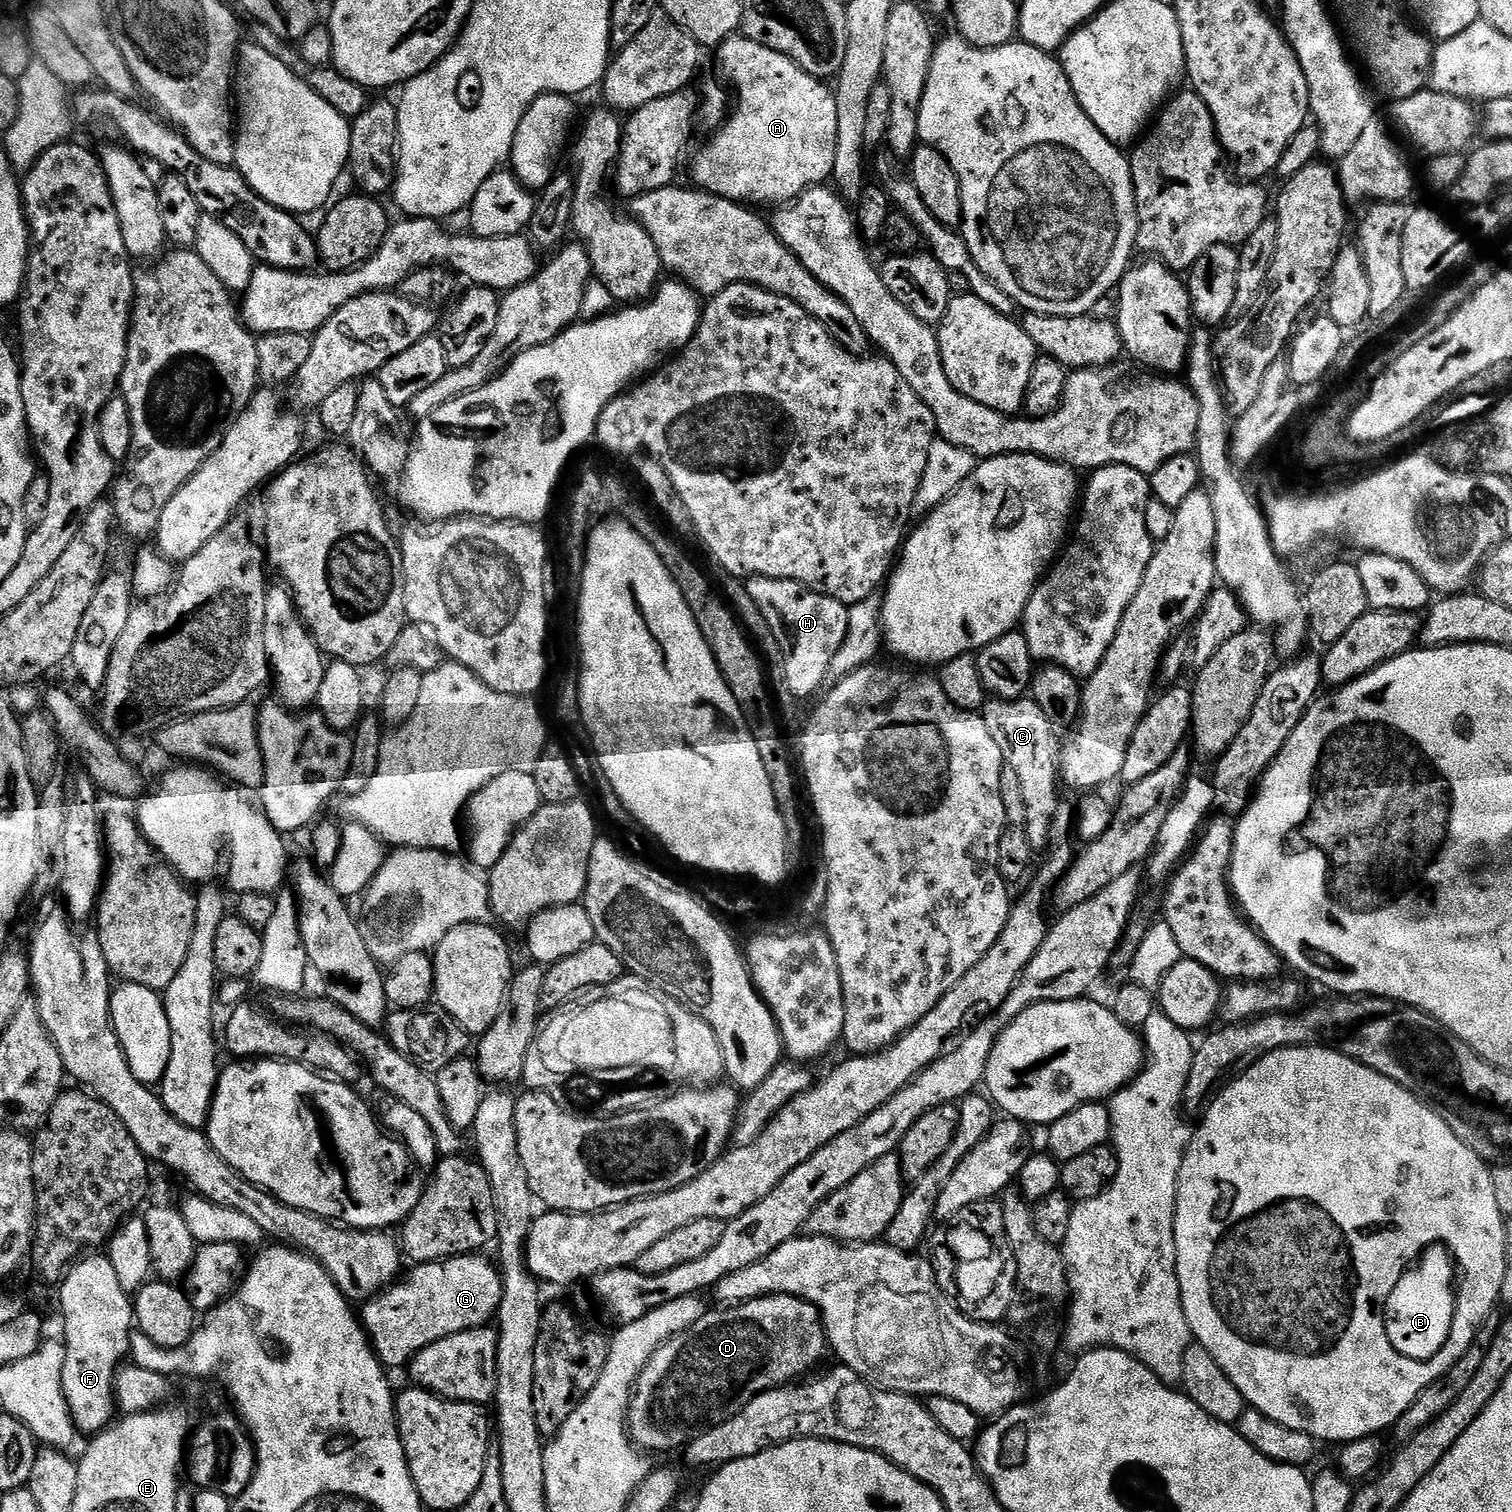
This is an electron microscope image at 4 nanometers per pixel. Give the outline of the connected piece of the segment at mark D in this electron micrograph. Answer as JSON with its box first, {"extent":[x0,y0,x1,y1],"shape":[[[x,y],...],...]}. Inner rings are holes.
{"extent":[628,1296,826,1453],"shape":[[[763,1296],[761,1300],[751,1300],[745,1304],[728,1306],[723,1310],[716,1311],[720,1312],[712,1312],[712,1310],[705,1311],[702,1319],[694,1322],[694,1326],[690,1326],[685,1332],[679,1332],[676,1336],[669,1338],[667,1342],[652,1355],[650,1362],[646,1362],[642,1374],[636,1379],[636,1387],[632,1390],[632,1400],[628,1404],[628,1434],[632,1443],[645,1453],[672,1452],[675,1448],[677,1448],[677,1450],[687,1448],[688,1443],[694,1438],[698,1438],[706,1430],[710,1430],[716,1424],[726,1422],[731,1416],[738,1414],[738,1410],[742,1410],[742,1406],[746,1406],[746,1402],[750,1402],[758,1394],[762,1394],[771,1388],[782,1388],[791,1385],[797,1378],[808,1374],[803,1374],[803,1372],[810,1371],[811,1368],[823,1358],[824,1348],[826,1352],[824,1323],[820,1320],[820,1312],[817,1311],[813,1304],[806,1302],[800,1296]]]}

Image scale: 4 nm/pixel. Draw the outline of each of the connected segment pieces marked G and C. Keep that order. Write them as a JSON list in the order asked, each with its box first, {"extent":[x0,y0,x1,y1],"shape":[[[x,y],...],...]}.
[{"extent":[362,1254,504,1370],"shape":[[[484,1254],[449,1256],[447,1260],[418,1264],[408,1277],[397,1279],[367,1301],[362,1323],[381,1365],[388,1370],[403,1364],[405,1367],[426,1346],[450,1338],[450,1334],[491,1325],[504,1293],[501,1269],[493,1261],[492,1264]]]},{"extent":[982,698,1062,849],"shape":[[[1031,698],[989,699],[982,709],[982,715],[986,722],[986,730],[990,730],[994,742],[998,742],[998,750],[1002,750],[1006,767],[1018,774],[1018,783],[1022,785],[1023,828],[1026,830],[1029,849],[1047,849],[1052,836],[1052,824],[1056,821],[1056,813],[1062,807],[1061,785],[1058,783],[1057,729],[1053,728],[1046,714],[1042,714],[1040,707]]]}]

